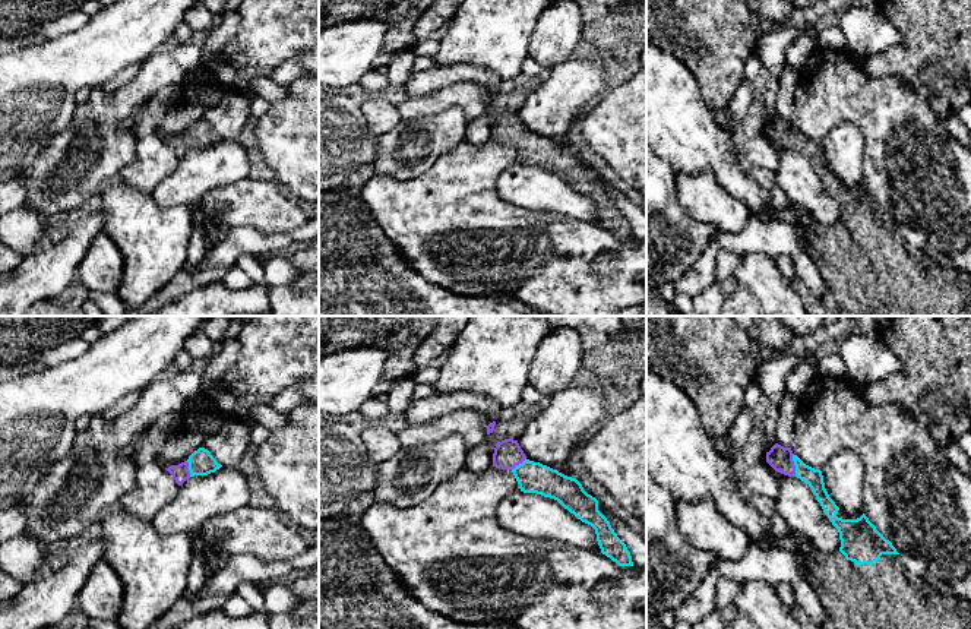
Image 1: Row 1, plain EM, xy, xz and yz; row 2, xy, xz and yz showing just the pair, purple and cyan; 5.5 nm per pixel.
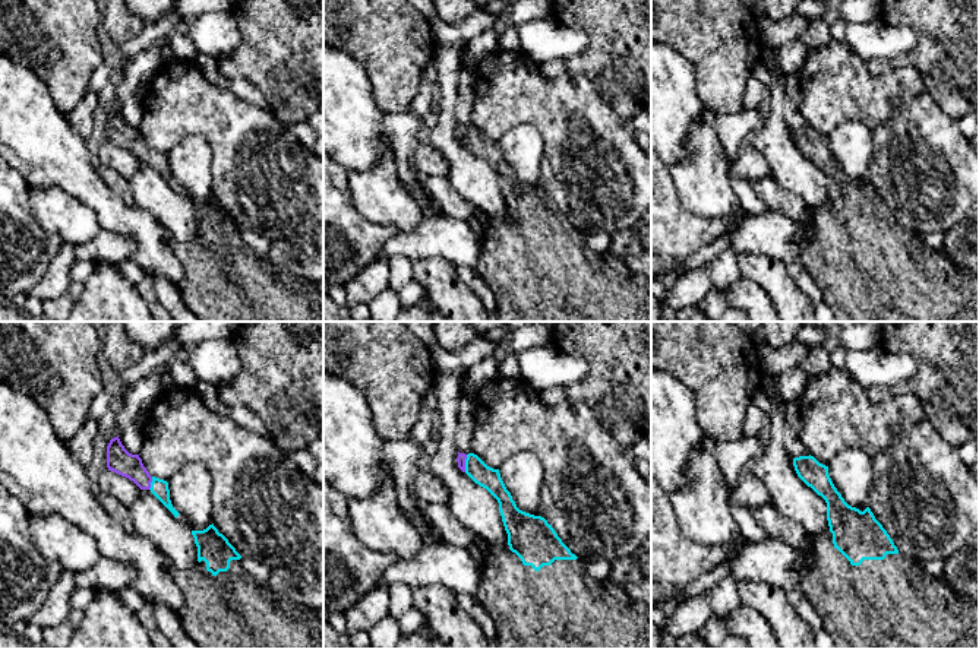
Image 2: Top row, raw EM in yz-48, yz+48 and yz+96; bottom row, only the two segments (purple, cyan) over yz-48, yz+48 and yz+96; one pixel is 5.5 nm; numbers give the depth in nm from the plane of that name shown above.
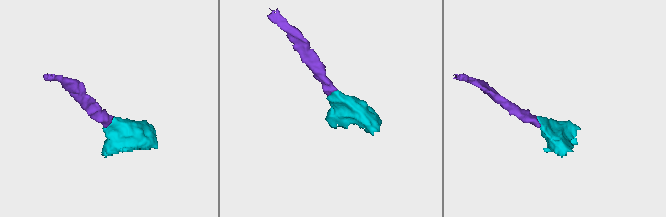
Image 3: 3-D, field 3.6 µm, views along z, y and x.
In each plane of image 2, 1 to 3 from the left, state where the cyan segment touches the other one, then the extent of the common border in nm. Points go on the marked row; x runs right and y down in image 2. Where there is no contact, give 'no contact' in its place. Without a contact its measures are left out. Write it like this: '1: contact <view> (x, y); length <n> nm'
1: contact yz-48 (151, 481); length 80 nm
2: contact yz+48 (464, 464); length 100 nm
3: no contact

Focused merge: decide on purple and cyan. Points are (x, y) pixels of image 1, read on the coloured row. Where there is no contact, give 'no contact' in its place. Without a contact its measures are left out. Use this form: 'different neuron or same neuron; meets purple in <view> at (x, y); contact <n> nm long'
same neuron; meets purple in yz at (794, 465); contact 130 nm long

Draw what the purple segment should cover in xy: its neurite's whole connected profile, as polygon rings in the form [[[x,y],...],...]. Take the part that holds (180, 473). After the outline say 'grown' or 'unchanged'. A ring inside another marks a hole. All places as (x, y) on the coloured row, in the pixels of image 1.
[[[199,448],[194,451],[187,461],[171,465],[165,468],[175,483],[181,486],[186,480],[194,475],[208,475],[211,472],[215,472],[222,465],[216,462],[216,459],[211,455],[211,452],[205,448]]]; grown

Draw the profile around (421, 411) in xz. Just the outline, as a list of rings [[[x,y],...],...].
[[[453,392],[433,393],[423,399],[412,399],[405,411],[405,421],[407,424],[428,424],[456,410],[475,410],[497,418],[506,415],[490,398],[472,392]]]

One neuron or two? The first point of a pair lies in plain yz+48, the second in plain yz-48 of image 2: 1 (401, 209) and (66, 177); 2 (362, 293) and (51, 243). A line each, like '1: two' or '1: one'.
1: two
2: two

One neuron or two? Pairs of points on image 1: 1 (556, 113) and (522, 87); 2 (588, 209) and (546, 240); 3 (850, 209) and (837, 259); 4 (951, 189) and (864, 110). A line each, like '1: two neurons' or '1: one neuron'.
1: two neurons
2: two neurons
3: one neuron
4: one neuron

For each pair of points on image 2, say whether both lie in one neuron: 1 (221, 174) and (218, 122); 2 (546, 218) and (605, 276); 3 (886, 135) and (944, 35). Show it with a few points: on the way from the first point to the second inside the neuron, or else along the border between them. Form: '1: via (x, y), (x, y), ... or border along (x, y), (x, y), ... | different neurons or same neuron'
1: via (221, 161), (221, 135) | same neuron
2: via (556, 234), (589, 266) | same neuron
3: border along (903, 66), (918, 70), (938, 104) | different neurons

